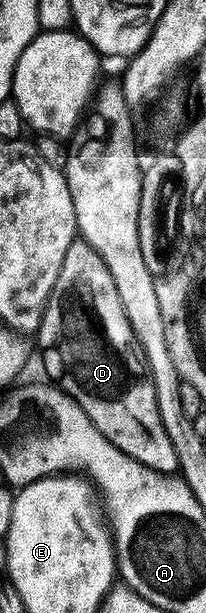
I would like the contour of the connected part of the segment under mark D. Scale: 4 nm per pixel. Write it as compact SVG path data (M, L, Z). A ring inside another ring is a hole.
M74 241L70 245L70 249L66 249L66 261L62 261L62 269L58 273L58 281L54 281L54 289L50 293L47 303L44 304L44 316L40 318L40 330L38 332L38 347L64 347L64 351L62 351L62 355L60 355L60 373L58 373L58 378L56 378L55 382L58 384L60 390L66 392L75 403L80 400L80 397L86 397L86 401L84 401L80 408L86 413L86 417L90 417L90 421L94 421L94 425L114 444L115 447L122 449L122 453L134 457L134 461L138 461L143 467L149 467L155 471L163 471L165 473L172 473L177 470L174 445L170 445L170 437L166 435L166 429L164 428L162 417L158 411L154 381L149 371L148 361L144 356L144 350L139 340L136 339L136 333L128 320L126 309L122 307L122 297L118 295L114 277L106 265L106 261L103 260L102 256L95 248L85 241ZM60 305L62 305L62 313L64 313L64 327L60 327L56 341L46 343L46 333L52 333L52 327L58 323Z

